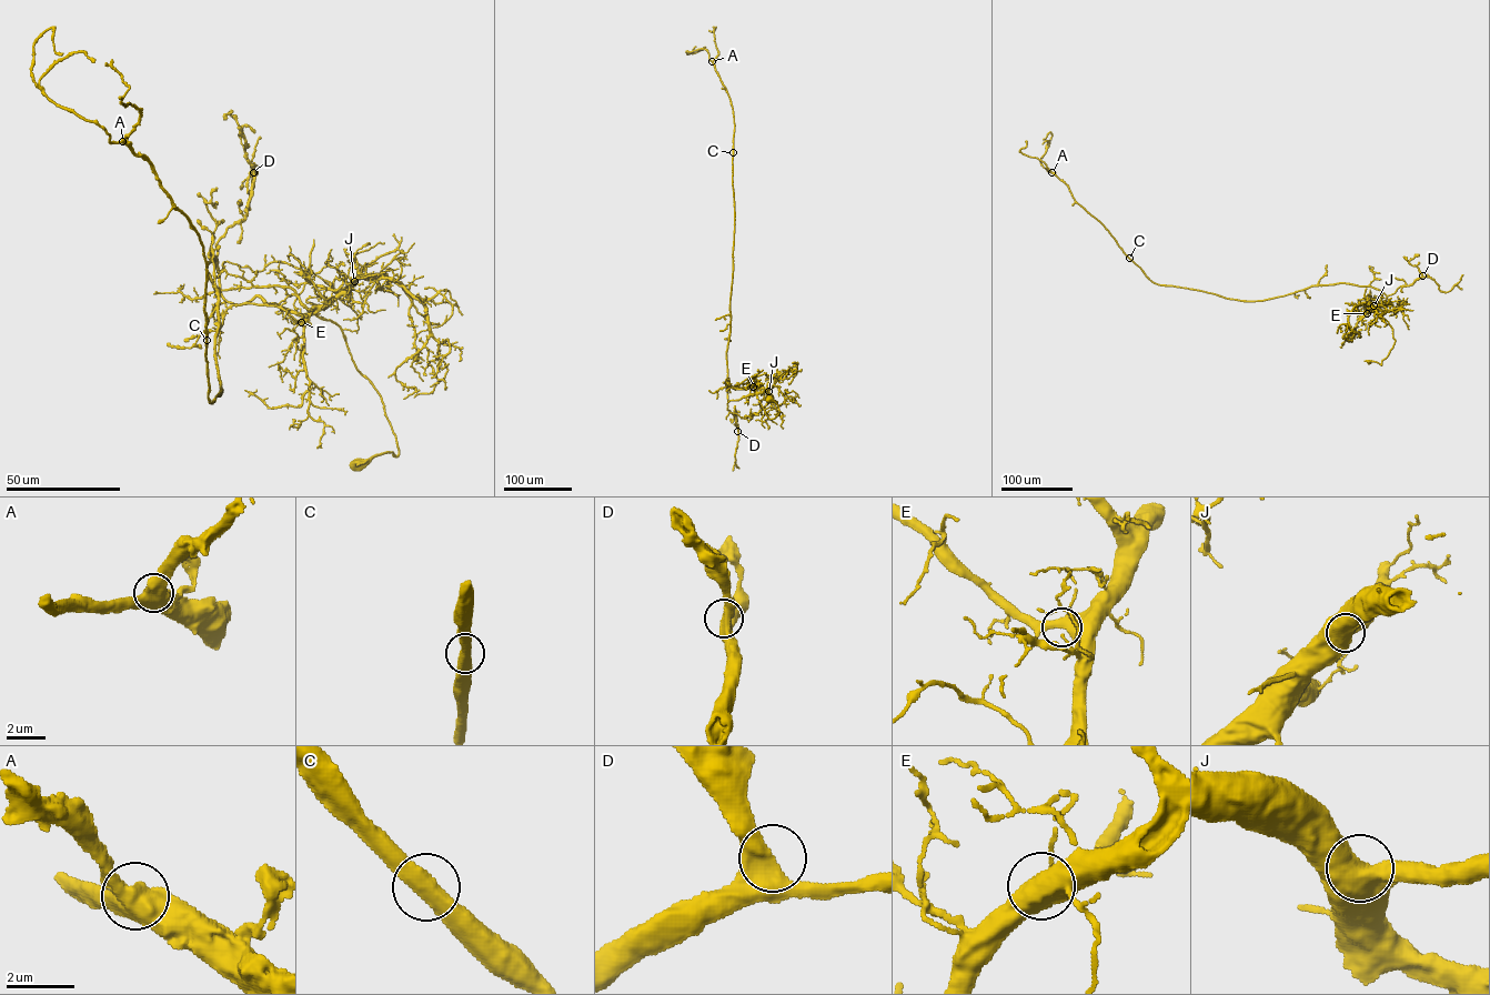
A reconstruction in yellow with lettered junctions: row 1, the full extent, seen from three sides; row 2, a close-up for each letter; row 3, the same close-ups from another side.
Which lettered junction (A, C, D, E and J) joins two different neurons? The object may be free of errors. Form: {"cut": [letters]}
{"cut": []}

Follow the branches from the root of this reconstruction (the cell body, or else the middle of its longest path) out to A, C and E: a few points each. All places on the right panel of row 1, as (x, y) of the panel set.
A: (1369, 361), (1395, 341), (1375, 312), (1379, 290), (1338, 283), (1247, 301), (1154, 283), (1051, 172)
C: (1369, 361), (1395, 341), (1378, 289), (1238, 300), (1154, 283), (1129, 258)
E: (1369, 361), (1381, 364), (1395, 340), (1388, 321), (1373, 311), (1367, 313)

